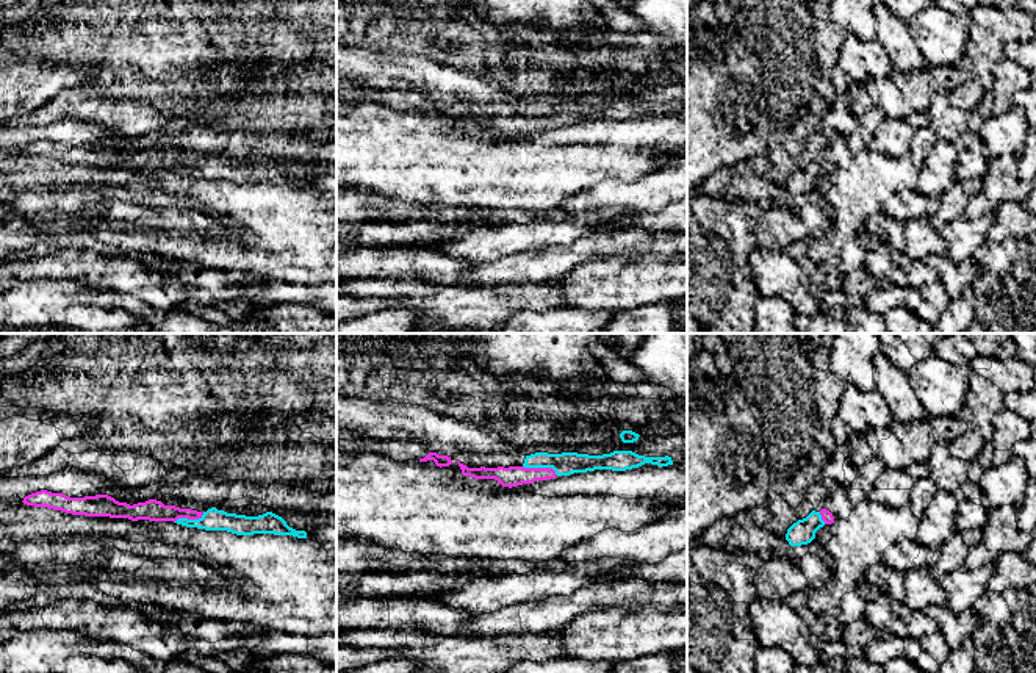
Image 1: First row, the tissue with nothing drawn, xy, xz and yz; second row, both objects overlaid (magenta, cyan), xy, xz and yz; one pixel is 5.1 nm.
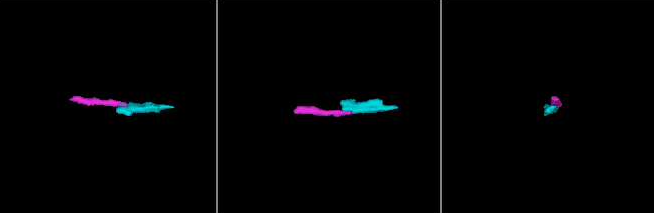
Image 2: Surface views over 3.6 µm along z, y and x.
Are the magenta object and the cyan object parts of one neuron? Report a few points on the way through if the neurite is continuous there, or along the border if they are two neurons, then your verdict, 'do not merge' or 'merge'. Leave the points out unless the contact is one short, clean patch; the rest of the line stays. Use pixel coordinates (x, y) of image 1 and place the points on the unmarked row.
way xz (512, 125), (540, 118), (565, 113); merge

